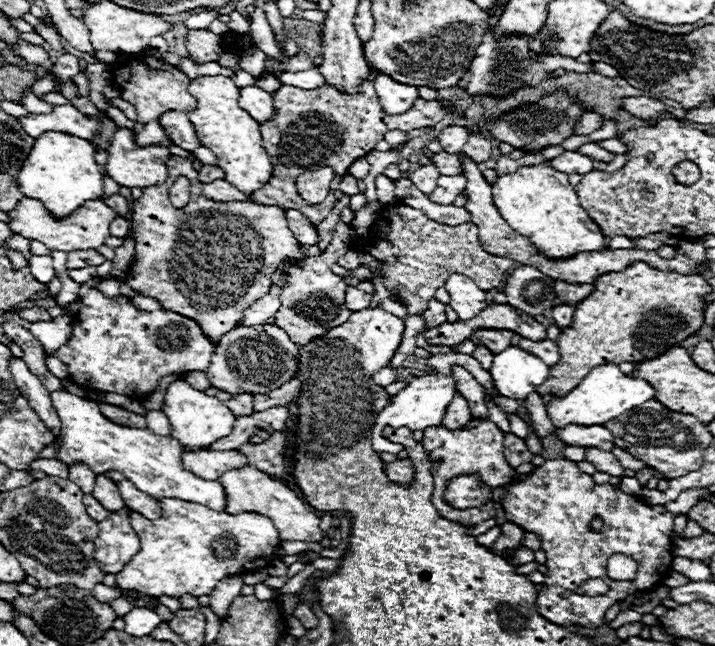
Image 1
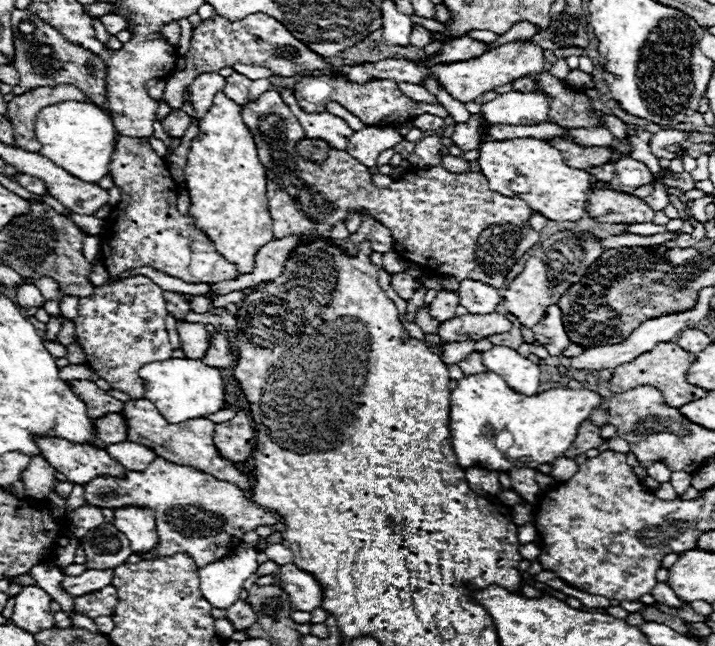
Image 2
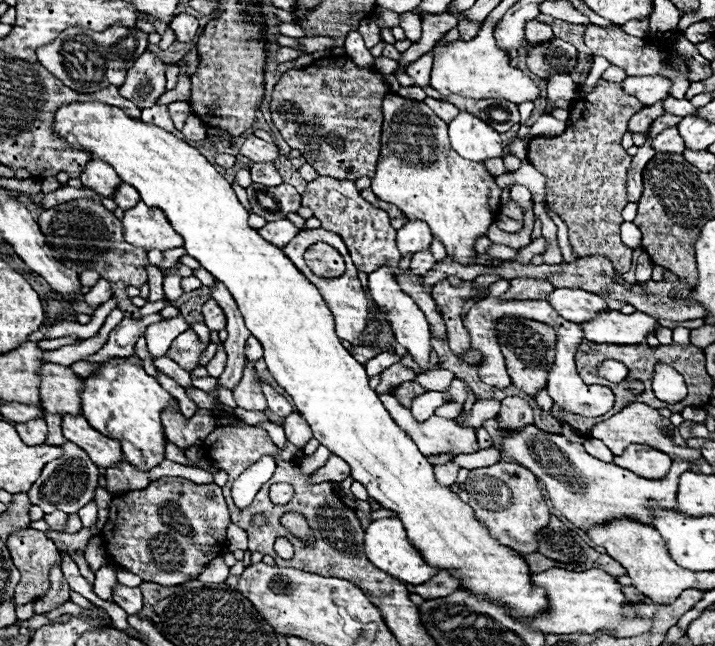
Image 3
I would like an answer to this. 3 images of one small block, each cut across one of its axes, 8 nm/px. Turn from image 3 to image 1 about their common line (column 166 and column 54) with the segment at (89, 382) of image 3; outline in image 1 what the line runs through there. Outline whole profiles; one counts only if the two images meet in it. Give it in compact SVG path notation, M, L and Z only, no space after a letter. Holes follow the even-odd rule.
M66 390L52 392L52 404L62 422L62 436L56 440L58 460L64 464L88 464L92 472L104 474L110 470L122 472L138 490L152 498L178 498L186 502L198 502L216 512L226 510L226 492L218 480L204 480L182 466L182 444L172 436L158 436L150 430L128 428L110 422L102 416L96 402L74 396Z

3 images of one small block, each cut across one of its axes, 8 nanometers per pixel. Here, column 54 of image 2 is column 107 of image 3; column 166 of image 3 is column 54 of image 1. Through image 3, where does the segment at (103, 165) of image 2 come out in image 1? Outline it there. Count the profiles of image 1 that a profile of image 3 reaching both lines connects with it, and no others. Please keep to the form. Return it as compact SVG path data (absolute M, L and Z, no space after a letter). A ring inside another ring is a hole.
M44 132L36 138L34 148L18 172L18 188L26 198L40 200L54 218L66 218L78 210L86 200L102 196L104 170L94 162L94 146L88 140L64 134Z

